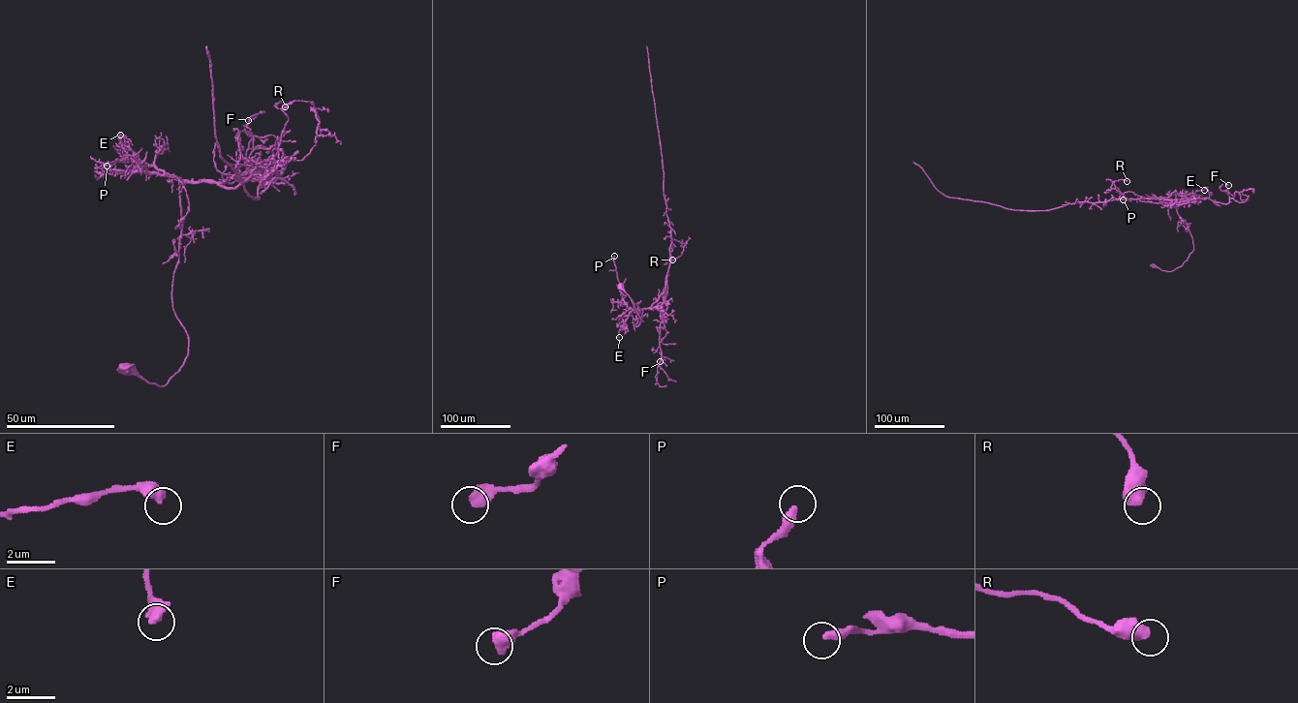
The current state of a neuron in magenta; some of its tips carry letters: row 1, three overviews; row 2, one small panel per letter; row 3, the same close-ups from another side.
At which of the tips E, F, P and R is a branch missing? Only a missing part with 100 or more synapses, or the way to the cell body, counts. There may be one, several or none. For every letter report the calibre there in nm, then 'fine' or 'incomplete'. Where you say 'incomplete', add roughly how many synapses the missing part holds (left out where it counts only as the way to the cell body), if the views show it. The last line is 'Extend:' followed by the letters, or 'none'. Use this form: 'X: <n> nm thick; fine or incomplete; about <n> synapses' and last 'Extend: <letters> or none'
E: 460 nm thick; fine
F: 600 nm thick; fine
P: 360 nm thick; fine
R: 600 nm thick; fine
Extend: none

